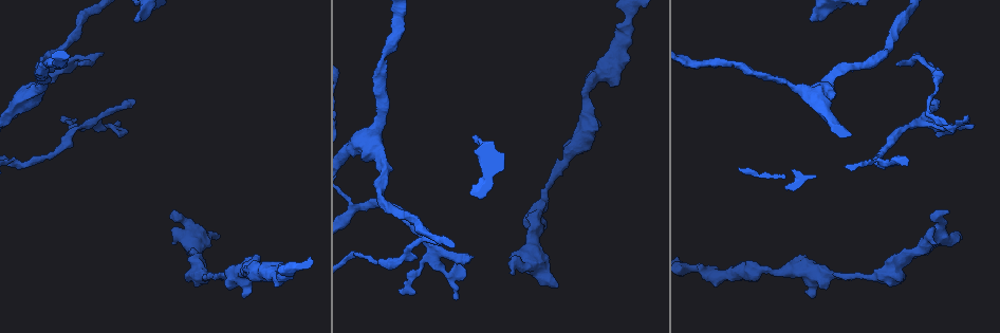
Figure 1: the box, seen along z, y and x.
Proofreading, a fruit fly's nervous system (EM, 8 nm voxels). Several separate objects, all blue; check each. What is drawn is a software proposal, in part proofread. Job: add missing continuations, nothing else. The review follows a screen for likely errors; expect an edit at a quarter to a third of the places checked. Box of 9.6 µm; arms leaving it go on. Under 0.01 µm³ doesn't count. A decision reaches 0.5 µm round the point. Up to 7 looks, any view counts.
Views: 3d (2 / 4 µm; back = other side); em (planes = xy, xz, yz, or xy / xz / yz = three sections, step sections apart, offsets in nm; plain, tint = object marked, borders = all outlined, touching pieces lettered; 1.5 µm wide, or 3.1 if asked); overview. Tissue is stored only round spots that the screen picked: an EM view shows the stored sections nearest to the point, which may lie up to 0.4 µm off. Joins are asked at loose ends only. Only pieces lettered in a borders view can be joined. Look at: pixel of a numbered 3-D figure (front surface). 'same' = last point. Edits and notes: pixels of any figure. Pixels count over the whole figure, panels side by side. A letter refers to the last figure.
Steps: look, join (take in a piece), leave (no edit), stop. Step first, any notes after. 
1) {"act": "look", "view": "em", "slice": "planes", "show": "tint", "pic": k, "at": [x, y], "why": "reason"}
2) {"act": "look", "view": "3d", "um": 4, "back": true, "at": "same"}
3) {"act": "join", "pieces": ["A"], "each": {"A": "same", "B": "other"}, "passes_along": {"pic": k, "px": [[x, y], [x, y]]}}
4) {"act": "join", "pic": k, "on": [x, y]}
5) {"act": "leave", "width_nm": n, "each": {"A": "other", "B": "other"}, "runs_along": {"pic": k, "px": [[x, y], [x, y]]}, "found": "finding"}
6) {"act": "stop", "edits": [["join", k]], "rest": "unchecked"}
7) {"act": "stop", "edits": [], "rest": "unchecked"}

{"act": "look", "view": "3d", "um": 2, "pic": 1, "at": [138, 19], "why": "free end"}

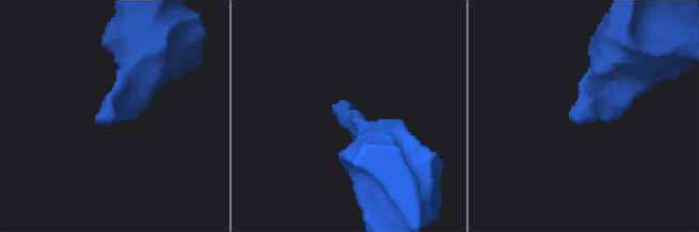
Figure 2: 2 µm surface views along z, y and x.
{"act": "look", "view": "em", "slice": "xy", "step": 4, "show": "tint", "pic": 2, "at": [104, 123], "why": "need the tissue"}

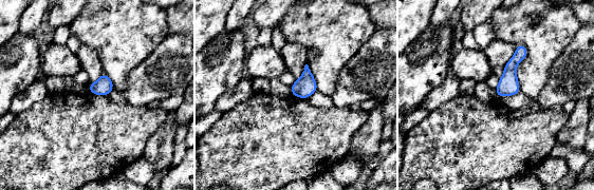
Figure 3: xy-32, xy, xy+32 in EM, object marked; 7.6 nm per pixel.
{"act": "look", "view": "em", "slice": "planes", "show": "borders", "at": "same"}

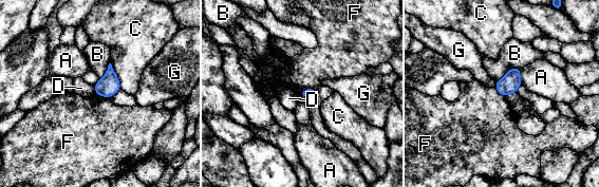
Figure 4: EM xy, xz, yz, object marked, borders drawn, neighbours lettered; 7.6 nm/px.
{"act": "leave", "each": {"A": "other", "B": "other", "C": "other", "D": "other", "F": "other", "G": "other"}, "border": {"pic": 4, "px": [[316, 88], [303, 89], [299, 94]]}, "found": "none of them fits"}

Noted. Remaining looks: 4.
{"act": "look", "view": "3d", "um": 2, "pic": 1, "at": [103, 52], "why": "tapers out"}

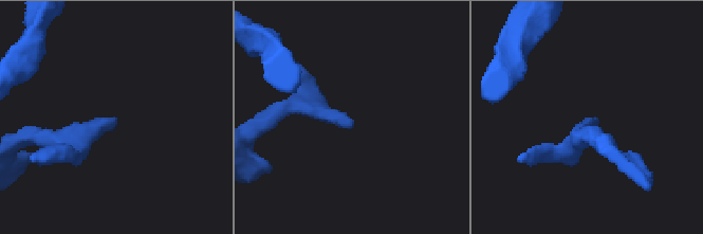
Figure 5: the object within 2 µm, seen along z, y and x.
{"act": "look", "view": "em", "slice": "planes", "show": "plain", "pic": 5, "at": [352, 127], "why": "need the tissue"}

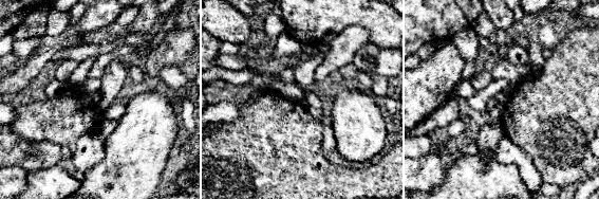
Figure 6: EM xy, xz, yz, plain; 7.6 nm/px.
{"act": "look", "view": "em", "slice": "planes", "show": "borders", "at": "same"}

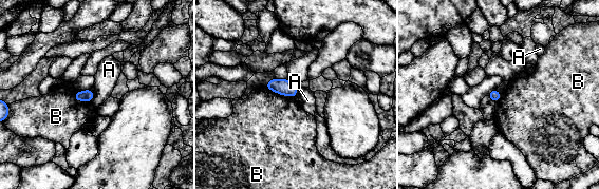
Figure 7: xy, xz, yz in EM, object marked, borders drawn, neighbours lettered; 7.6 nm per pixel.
{"act": "leave", "each": {"A": "other", "B": "other"}, "border": {"pic": 7, "px": [[94, 92], [94, 97], [91, 101]]}, "found": "no lettered piece goes on from it"}

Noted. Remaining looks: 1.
{"act": "stop", "edits": [], "rest": "unchecked"}

